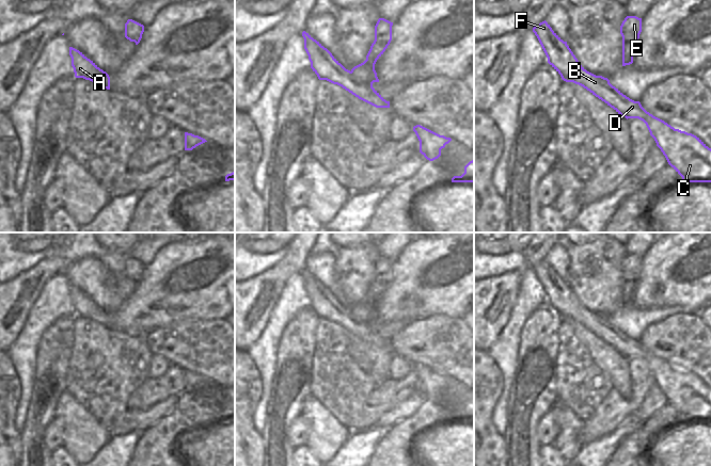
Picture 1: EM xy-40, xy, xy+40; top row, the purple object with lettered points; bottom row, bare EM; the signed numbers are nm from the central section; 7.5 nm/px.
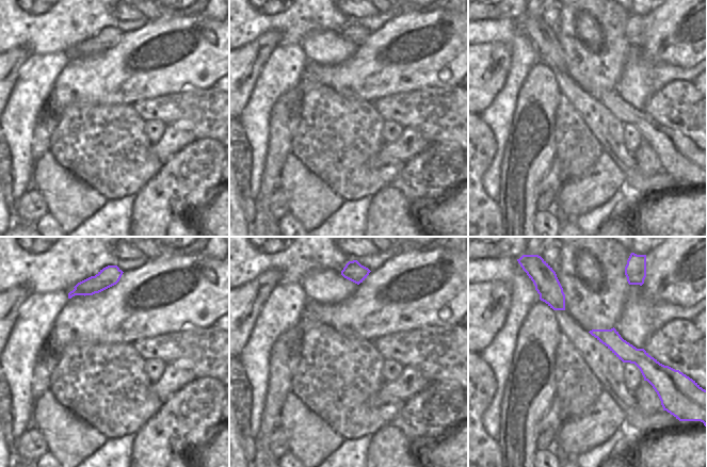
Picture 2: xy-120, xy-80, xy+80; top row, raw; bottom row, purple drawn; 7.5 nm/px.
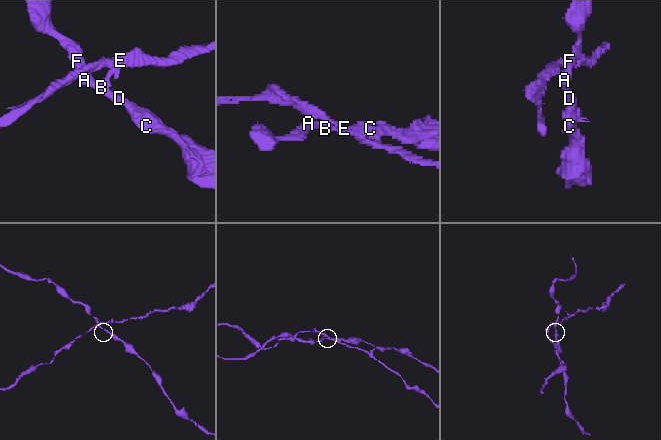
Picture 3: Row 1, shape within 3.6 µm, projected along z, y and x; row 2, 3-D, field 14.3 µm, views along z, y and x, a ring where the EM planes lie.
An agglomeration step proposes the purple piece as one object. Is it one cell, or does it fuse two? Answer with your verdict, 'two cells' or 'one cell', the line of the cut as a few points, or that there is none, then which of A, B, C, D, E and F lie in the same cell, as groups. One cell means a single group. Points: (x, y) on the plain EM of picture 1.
two cells | xy (350, 310), (357, 318), (362, 318), (372, 323) | A B C D F / E

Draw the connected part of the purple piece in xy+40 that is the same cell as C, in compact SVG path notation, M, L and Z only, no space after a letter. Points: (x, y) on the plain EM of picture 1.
M544 259L533 267L548 302L566 321L573 321L628 357L643 359L668 403L686 421L711 421L711 387L692 372L675 368L647 351L639 340L623 334L607 317L587 310L564 280Z

